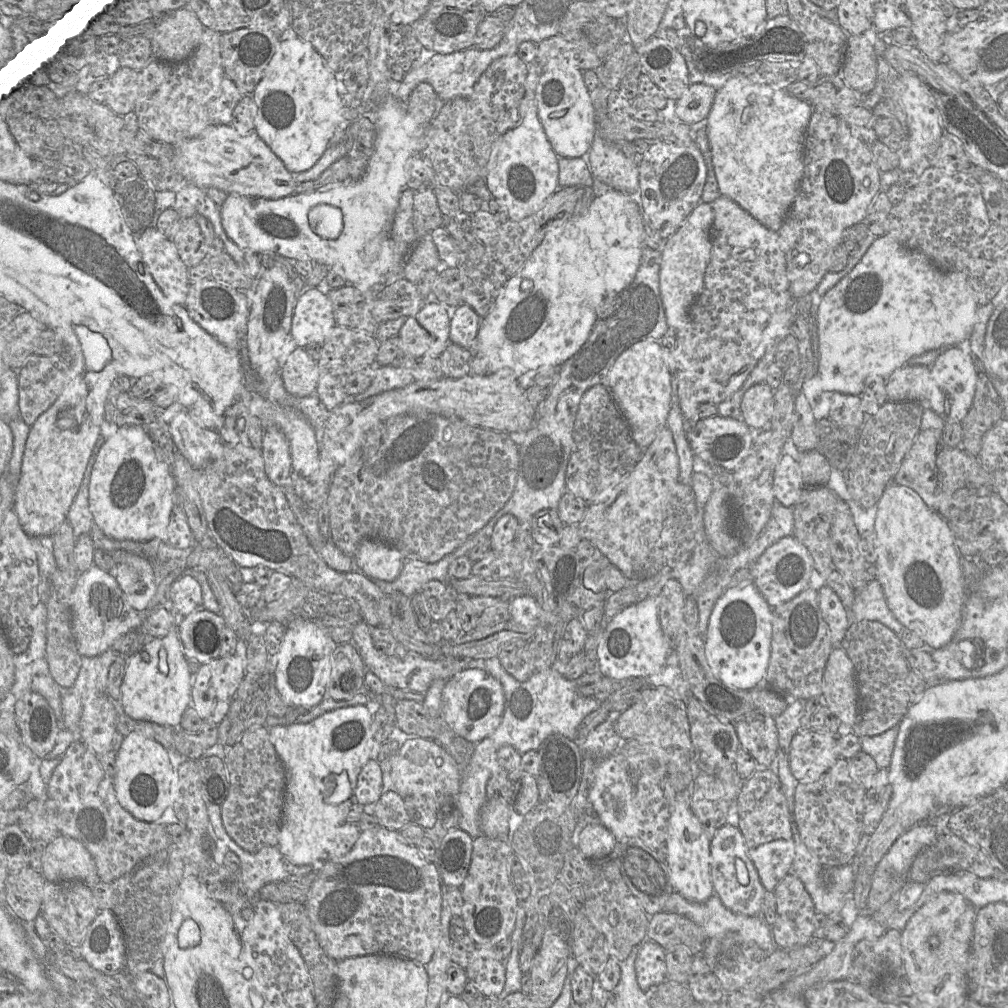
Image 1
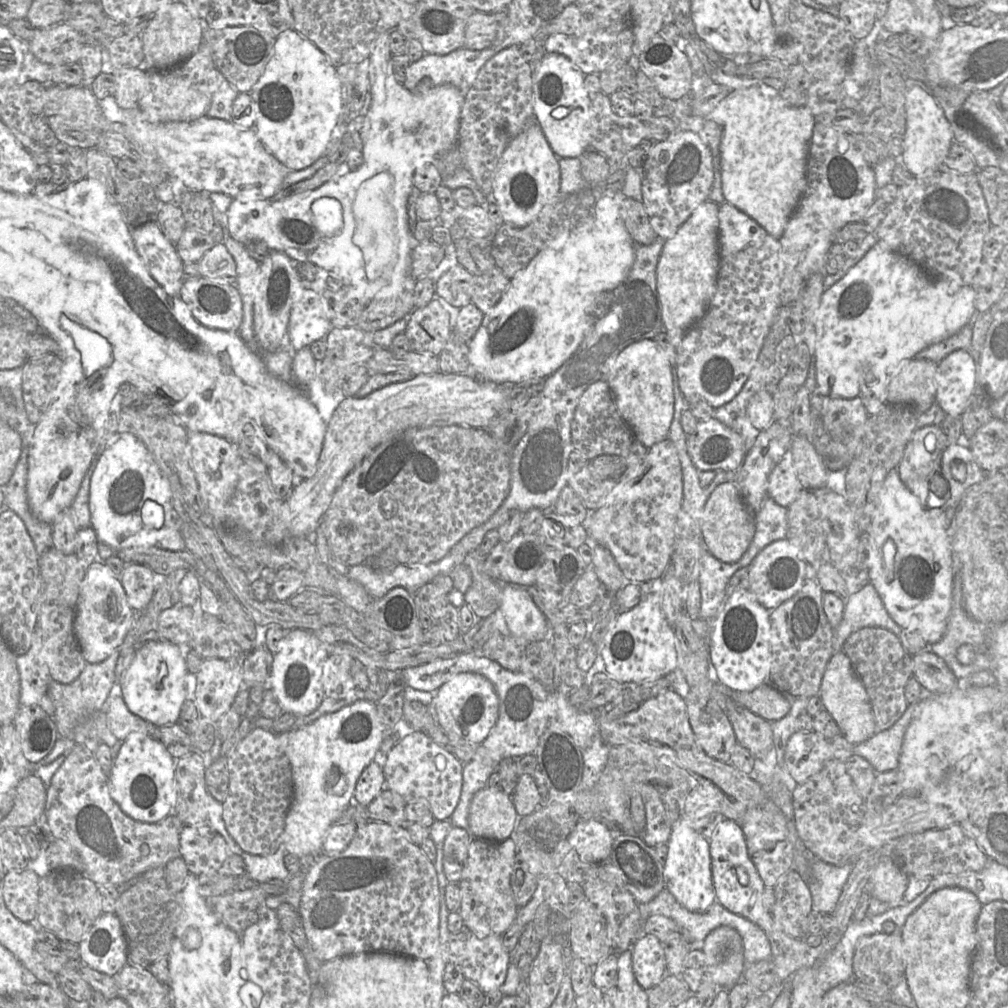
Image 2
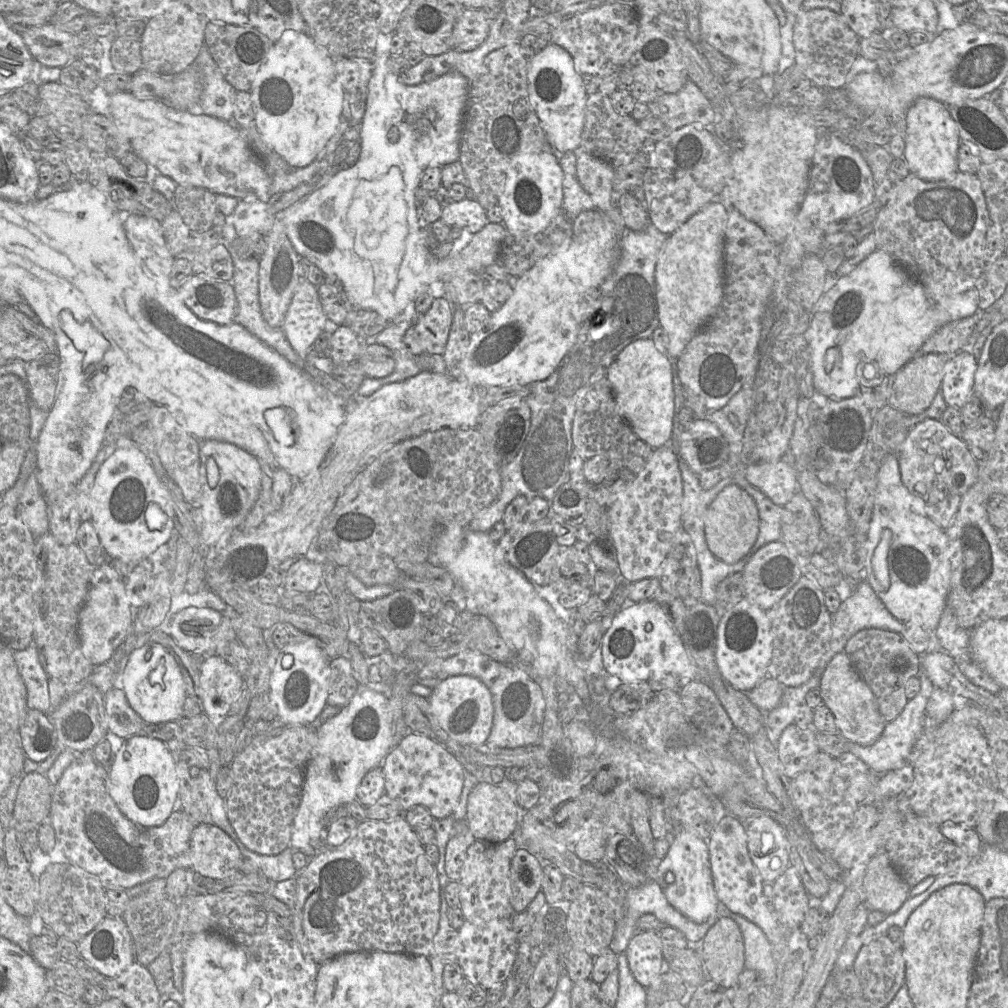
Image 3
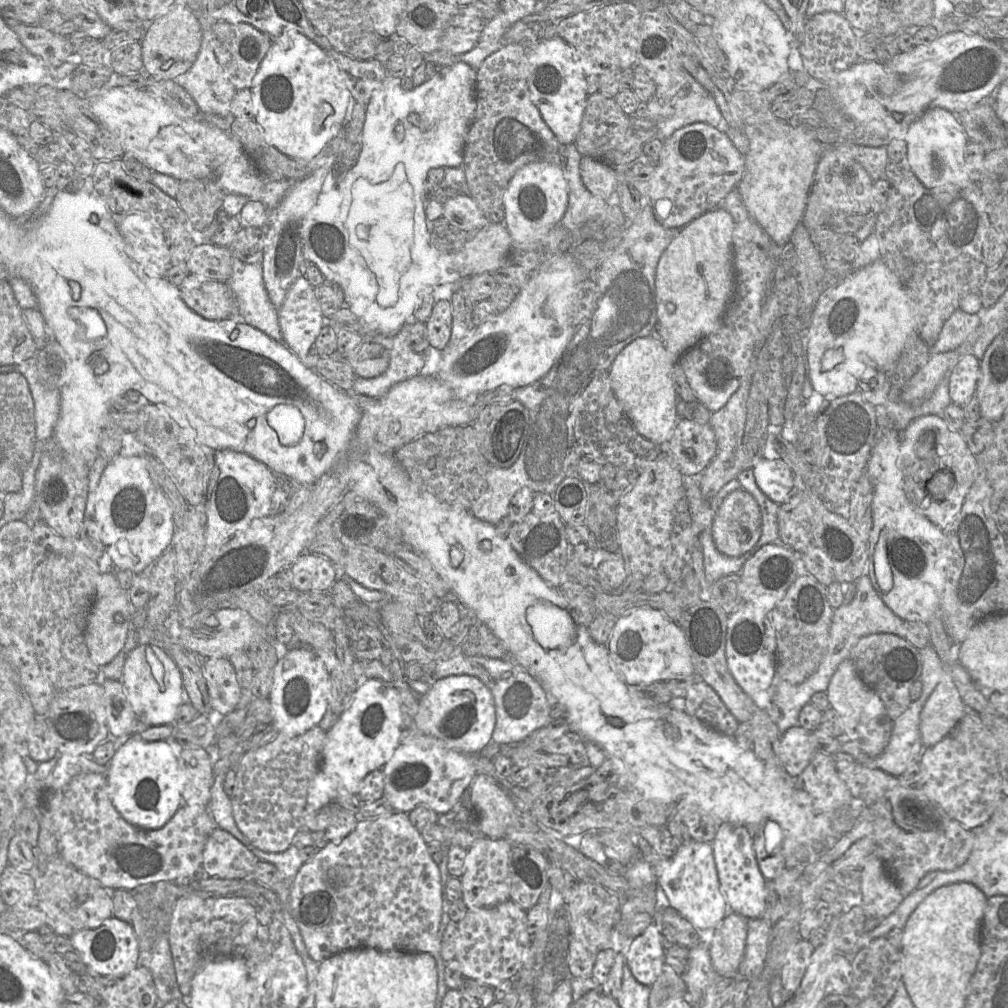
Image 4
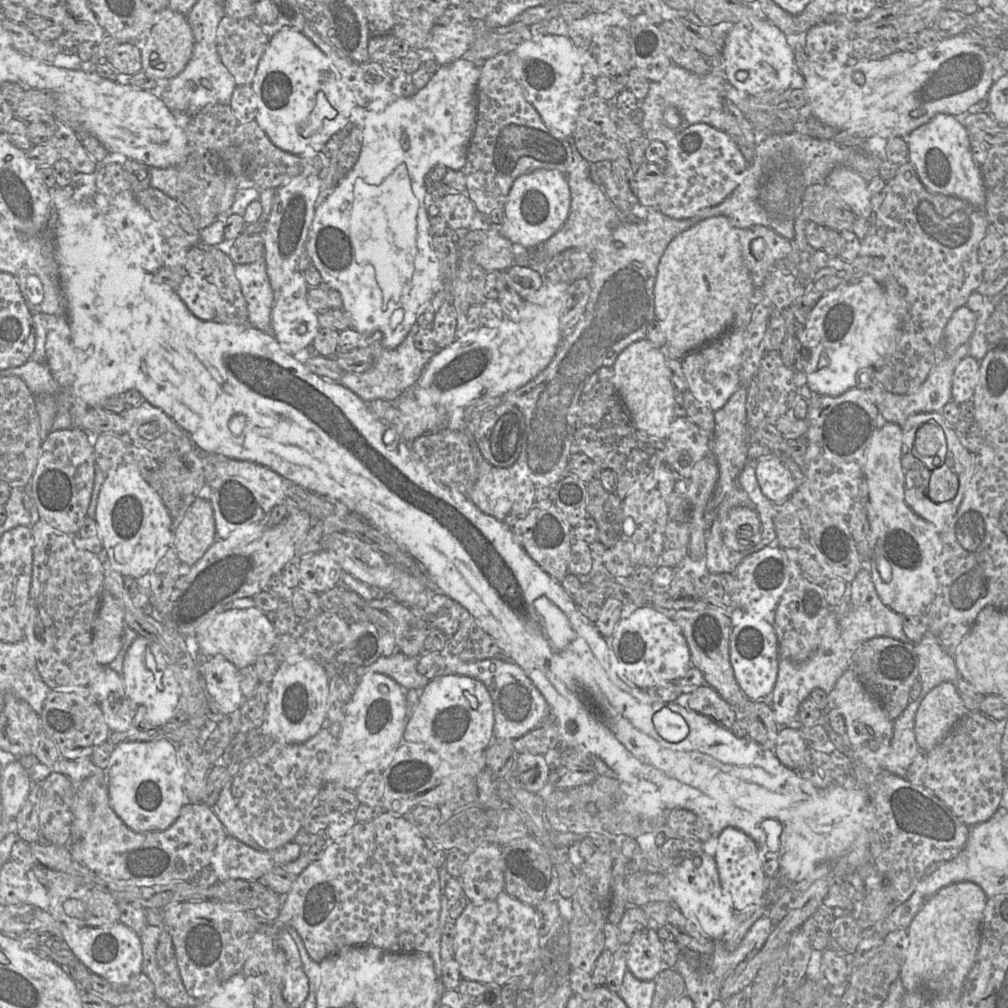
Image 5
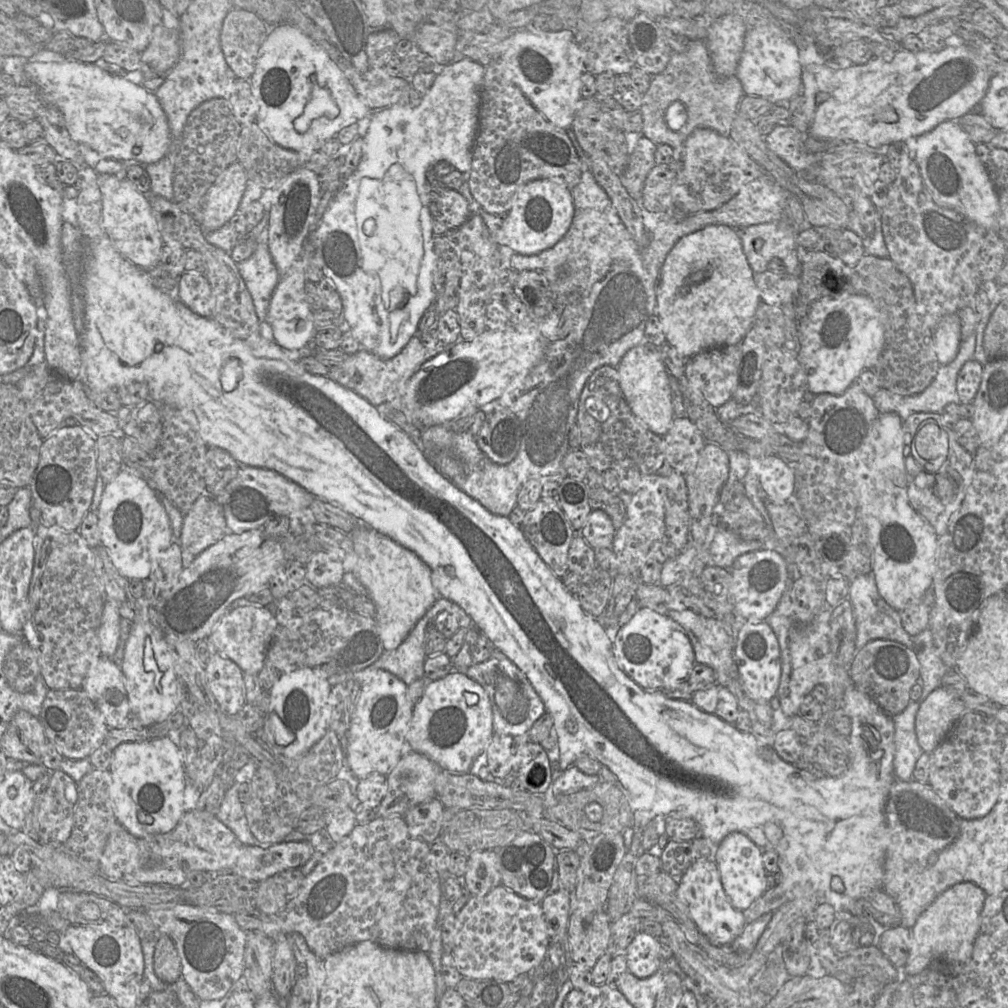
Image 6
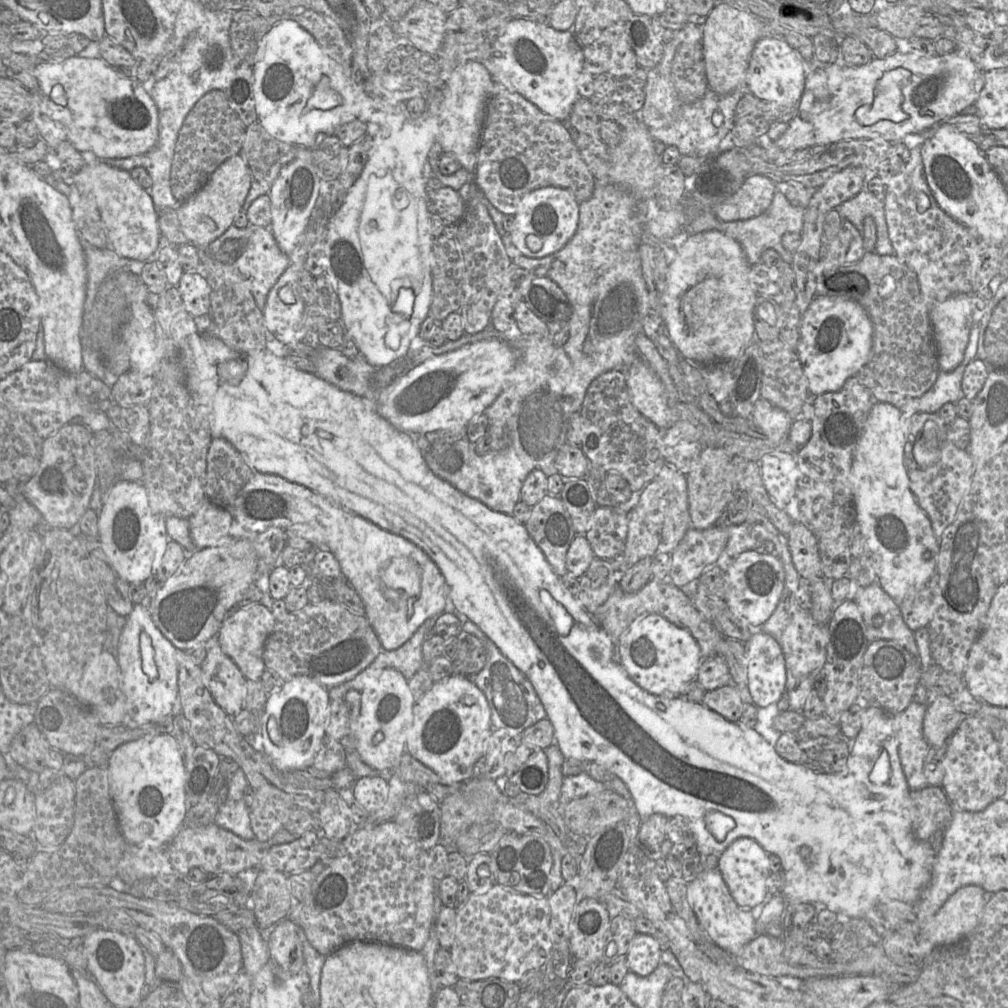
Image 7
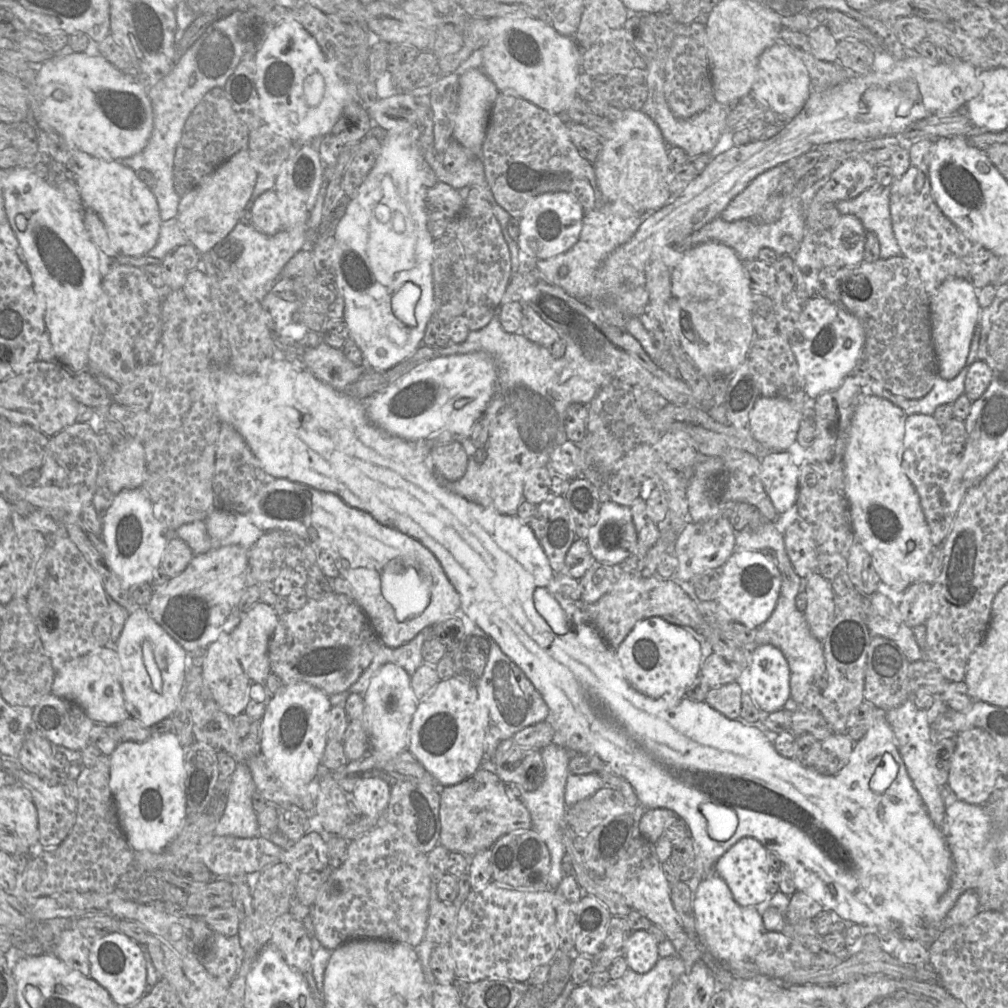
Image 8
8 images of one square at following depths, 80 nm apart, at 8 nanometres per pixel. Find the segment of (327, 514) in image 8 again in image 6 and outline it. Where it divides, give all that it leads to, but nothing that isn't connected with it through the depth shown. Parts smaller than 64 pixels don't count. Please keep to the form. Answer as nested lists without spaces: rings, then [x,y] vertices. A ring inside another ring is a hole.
[[[241,466],[236,477],[227,484],[221,495],[216,498],[216,501],[222,507],[228,532],[240,534],[248,530],[262,529],[263,526],[274,517],[289,517],[293,512],[301,512],[309,508],[313,498],[314,496],[301,486],[275,471],[264,468]],[[359,525],[349,535],[356,556],[356,564],[351,572],[364,585],[368,596],[376,606],[375,621],[378,626],[383,649],[385,651],[395,650],[440,597],[432,584],[431,571],[413,551],[368,526]]]

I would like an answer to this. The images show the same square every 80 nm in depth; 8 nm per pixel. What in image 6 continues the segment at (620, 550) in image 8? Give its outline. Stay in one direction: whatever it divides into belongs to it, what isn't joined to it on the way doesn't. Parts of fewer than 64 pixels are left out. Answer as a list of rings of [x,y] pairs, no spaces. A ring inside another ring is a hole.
[[[592,510],[583,528],[576,532],[594,549],[612,548],[616,529],[602,510]]]

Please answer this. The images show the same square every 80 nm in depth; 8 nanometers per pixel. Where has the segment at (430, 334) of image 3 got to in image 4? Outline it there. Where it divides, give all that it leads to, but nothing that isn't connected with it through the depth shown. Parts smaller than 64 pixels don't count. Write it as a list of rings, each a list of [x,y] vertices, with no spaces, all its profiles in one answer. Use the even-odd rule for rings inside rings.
[[[435,302],[431,315],[425,323],[428,341],[431,347],[443,351],[449,343],[452,328],[451,302]]]

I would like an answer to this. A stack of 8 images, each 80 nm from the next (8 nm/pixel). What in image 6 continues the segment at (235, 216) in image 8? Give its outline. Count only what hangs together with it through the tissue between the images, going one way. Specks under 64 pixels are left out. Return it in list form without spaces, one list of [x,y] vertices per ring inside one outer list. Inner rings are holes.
[[[238,161],[218,176],[201,208],[201,221],[198,223],[204,232],[218,230],[229,223],[238,211],[247,181],[247,174]]]

